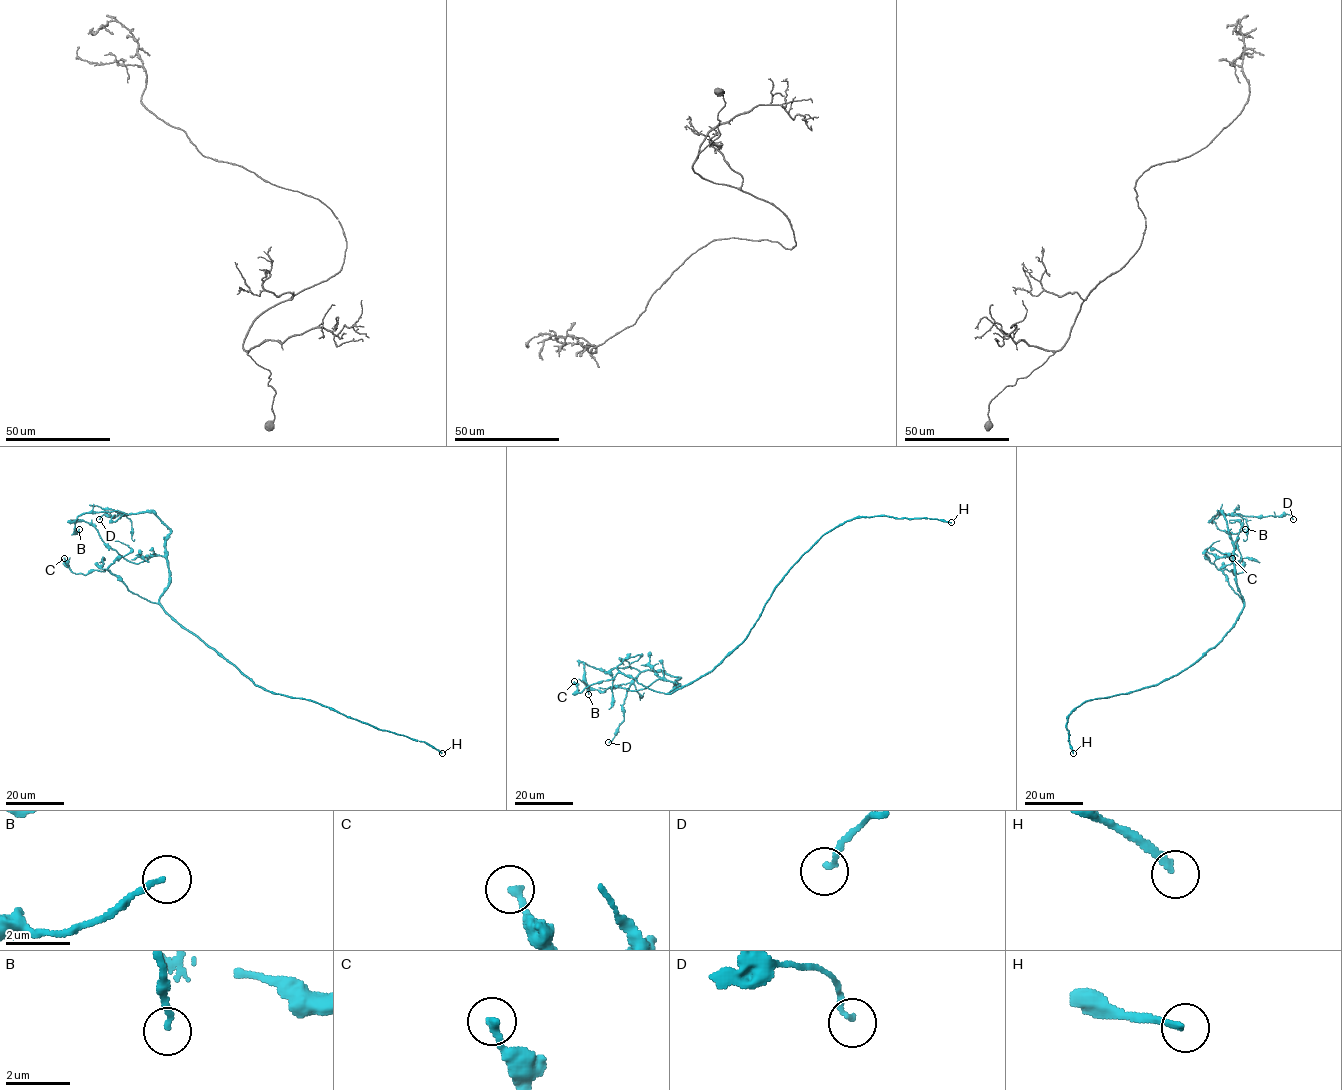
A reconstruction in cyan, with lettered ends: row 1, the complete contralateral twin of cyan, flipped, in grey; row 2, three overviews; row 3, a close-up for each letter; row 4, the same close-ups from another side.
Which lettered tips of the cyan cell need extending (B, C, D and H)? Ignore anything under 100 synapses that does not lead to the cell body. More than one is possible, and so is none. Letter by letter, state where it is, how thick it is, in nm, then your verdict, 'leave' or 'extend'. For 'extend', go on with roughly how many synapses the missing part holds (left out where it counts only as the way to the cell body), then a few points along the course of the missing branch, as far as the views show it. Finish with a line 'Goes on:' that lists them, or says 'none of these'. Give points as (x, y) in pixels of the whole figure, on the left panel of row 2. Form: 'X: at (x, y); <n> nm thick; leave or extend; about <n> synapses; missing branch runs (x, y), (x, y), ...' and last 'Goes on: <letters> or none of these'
B: at (79, 529); 150 nm thick; leave
C: at (64, 558); 240 nm thick; leave
D: at (99, 519); 170 nm thick; leave
H: at (442, 753); 200 nm thick; extend; about 300 synapses
Goes on: H

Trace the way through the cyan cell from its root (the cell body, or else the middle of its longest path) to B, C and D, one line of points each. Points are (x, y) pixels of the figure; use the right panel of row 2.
B: (1206, 652), (1243, 605), (1233, 542), (1217, 511), (1219, 529), (1245, 529)
C: (1206, 652), (1232, 628), (1243, 606), (1223, 573), (1224, 569), (1234, 574), (1243, 571), (1232, 558)
D: (1206, 652), (1232, 628), (1243, 605), (1235, 578), (1233, 542), (1221, 512), (1243, 516), (1290, 514), (1293, 519)

